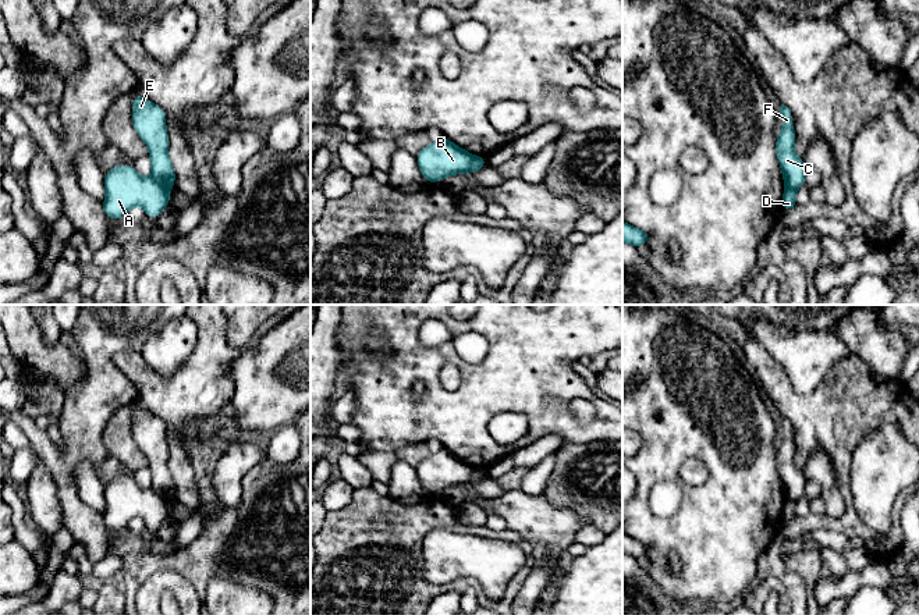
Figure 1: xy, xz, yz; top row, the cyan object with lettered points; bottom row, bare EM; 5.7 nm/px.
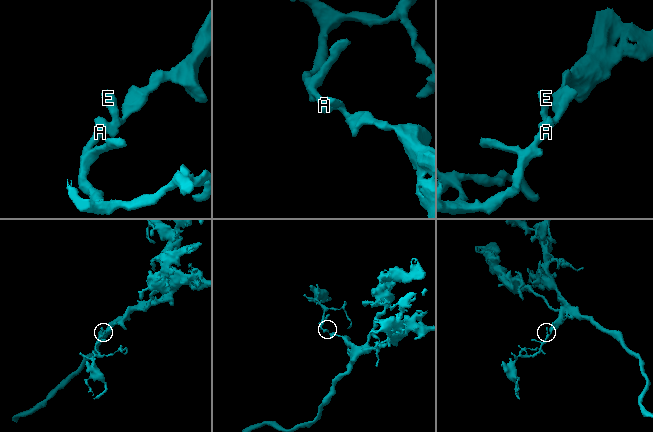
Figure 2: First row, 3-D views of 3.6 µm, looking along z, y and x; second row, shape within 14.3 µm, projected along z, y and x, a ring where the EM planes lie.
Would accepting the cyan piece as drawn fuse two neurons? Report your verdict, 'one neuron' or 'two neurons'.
two neurons

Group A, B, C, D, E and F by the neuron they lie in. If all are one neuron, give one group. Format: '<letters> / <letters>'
A B D / C E F

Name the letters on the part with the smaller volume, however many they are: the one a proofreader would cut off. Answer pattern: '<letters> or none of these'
A, B, D

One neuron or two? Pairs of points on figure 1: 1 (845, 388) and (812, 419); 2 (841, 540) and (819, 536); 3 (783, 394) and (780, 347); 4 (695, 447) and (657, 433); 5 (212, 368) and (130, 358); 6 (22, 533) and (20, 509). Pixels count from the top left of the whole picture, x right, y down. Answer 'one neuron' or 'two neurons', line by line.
1: one neuron
2: one neuron
3: two neurons
4: one neuron
5: one neuron
6: one neuron

